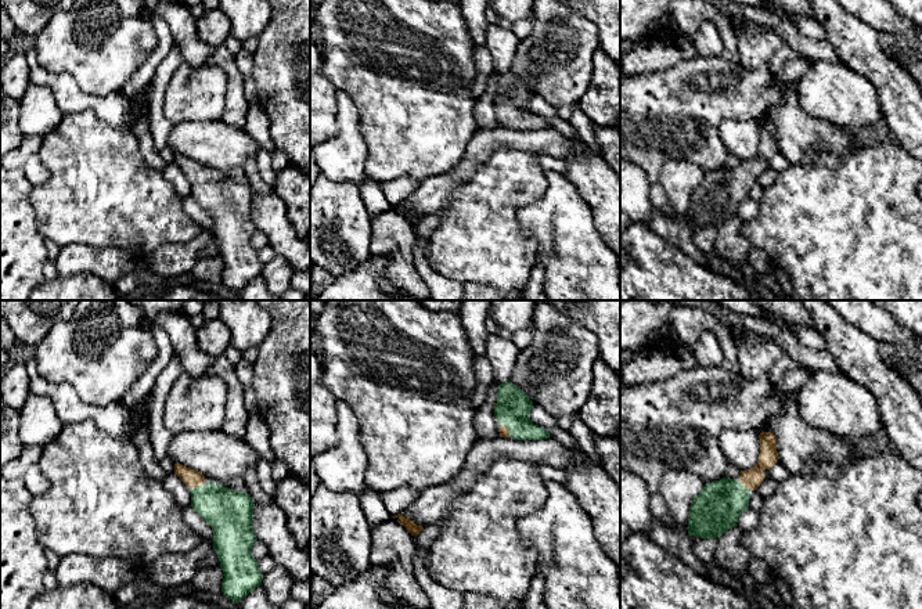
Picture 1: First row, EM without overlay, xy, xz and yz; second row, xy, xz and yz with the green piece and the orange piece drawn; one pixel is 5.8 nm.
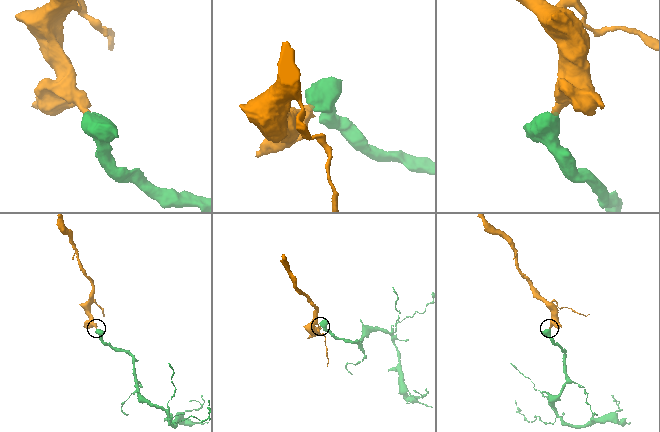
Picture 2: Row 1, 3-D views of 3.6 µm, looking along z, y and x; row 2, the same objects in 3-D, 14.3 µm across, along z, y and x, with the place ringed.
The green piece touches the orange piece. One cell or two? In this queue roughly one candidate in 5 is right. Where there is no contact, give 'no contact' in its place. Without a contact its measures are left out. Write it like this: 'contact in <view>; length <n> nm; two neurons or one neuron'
contact in xy; length 80 nm; one neuron

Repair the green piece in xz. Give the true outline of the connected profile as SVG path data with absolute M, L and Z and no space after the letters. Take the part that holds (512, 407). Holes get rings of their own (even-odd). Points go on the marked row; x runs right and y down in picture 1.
M511 381L498 385L494 415L501 424L500 436L516 440L541 440L550 433L534 425L529 414L534 408L527 394L518 389Z

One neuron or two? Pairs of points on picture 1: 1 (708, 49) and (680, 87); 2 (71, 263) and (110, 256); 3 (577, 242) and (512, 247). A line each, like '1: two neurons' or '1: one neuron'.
1: two neurons
2: one neuron
3: two neurons

